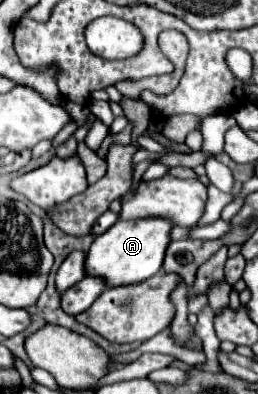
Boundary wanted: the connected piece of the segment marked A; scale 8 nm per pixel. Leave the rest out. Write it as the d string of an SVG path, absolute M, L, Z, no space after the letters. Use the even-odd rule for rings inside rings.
M139 218L139 220L117 220L107 232L95 238L87 252L85 270L87 276L103 276L109 286L123 286L129 282L141 282L157 274L163 266L165 250L171 242L173 222L167 218Z

